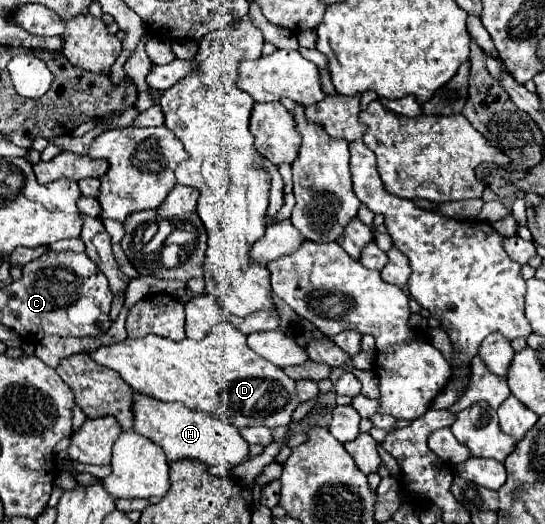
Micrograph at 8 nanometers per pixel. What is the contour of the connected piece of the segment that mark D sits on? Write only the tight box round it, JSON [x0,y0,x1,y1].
[87,322,299,428]

